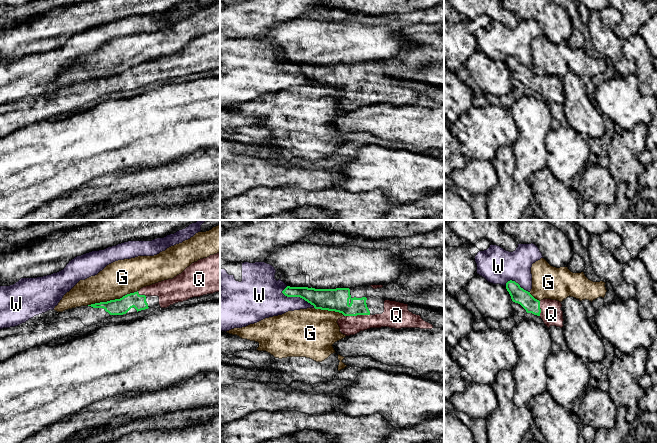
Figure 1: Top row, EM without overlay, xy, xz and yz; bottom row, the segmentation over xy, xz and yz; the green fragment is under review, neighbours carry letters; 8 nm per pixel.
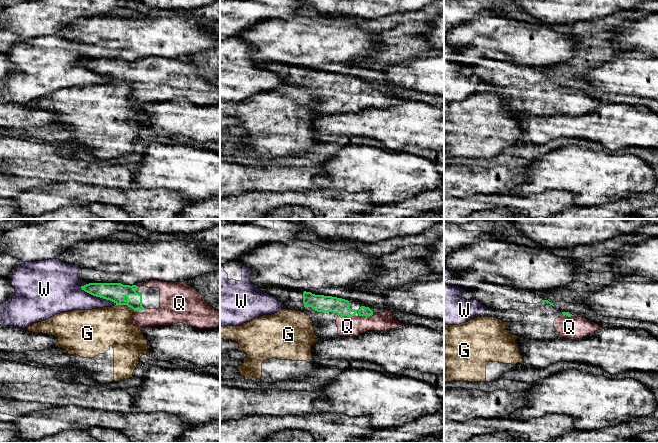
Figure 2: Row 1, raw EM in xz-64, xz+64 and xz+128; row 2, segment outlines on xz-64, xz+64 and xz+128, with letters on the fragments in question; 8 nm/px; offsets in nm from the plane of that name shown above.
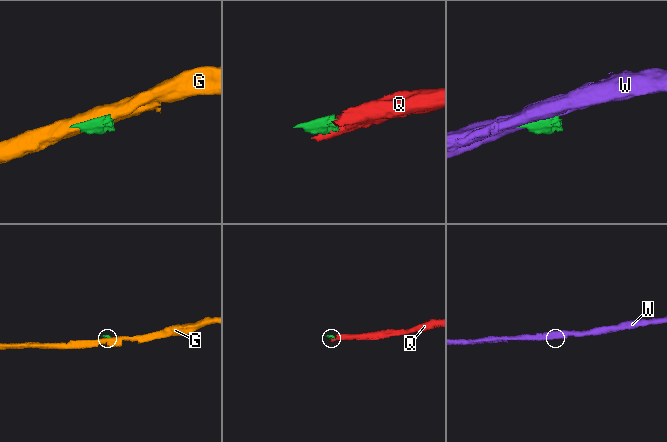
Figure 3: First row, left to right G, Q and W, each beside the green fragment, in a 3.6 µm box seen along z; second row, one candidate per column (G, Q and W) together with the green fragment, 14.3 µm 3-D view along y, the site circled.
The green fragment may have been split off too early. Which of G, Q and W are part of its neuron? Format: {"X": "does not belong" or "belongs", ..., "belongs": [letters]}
{"G": "does not belong", "Q": "belongs", "W": "does not belong", "belongs": ["Q"]}

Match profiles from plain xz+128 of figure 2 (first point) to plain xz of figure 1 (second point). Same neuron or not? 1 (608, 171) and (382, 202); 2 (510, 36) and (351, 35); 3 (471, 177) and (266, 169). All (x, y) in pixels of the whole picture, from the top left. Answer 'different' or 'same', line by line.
1: different
2: same
3: same

